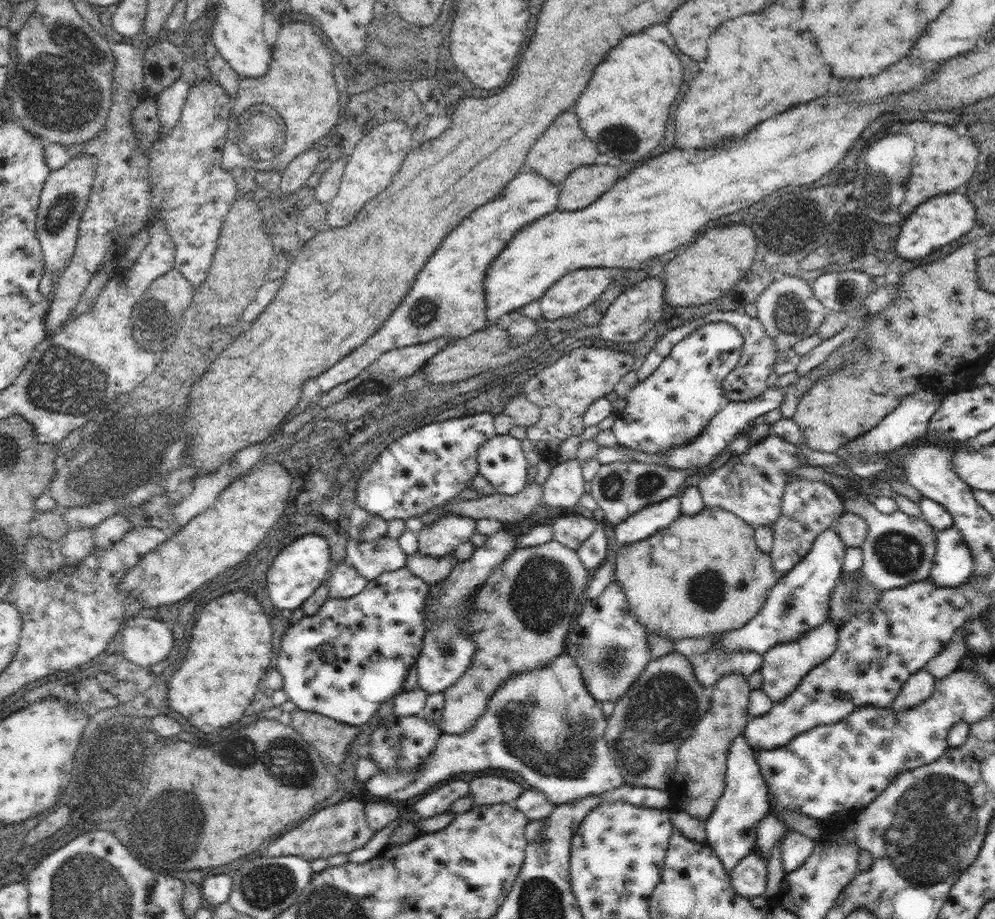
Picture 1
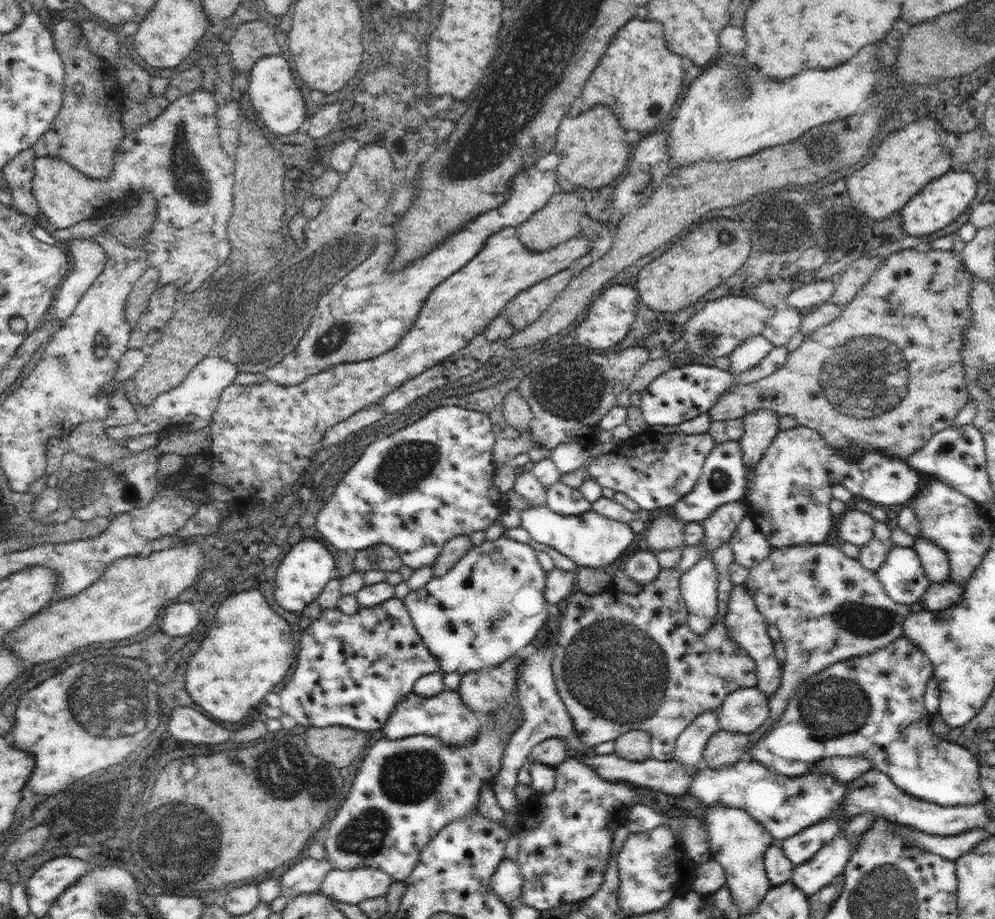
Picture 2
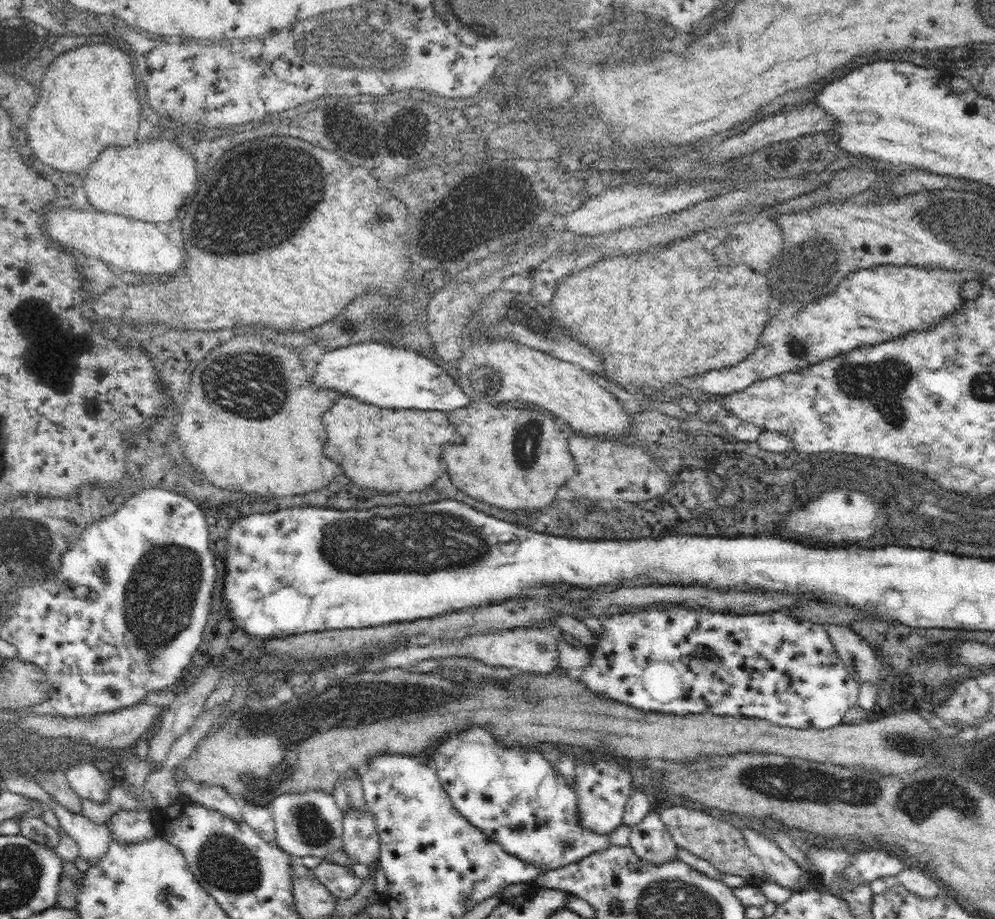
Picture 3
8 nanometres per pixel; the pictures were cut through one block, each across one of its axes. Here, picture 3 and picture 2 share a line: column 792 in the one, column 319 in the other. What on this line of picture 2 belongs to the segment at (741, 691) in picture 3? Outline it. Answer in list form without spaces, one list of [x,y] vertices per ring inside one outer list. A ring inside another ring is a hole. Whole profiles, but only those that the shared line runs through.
[[[396,597],[389,598],[382,604],[377,604],[372,608],[360,607],[359,611],[352,616],[344,614],[338,606],[332,609],[323,609],[316,621],[307,622],[304,625],[299,648],[297,650],[297,659],[294,662],[296,667],[294,675],[290,682],[284,686],[284,689],[278,693],[278,696],[280,696],[281,713],[290,715],[290,717],[296,720],[297,724],[304,724],[304,726],[314,726],[316,728],[340,726],[364,730],[364,732],[366,730],[378,730],[378,728],[382,728],[384,724],[387,724],[388,718],[394,712],[394,708],[404,699],[404,696],[413,693],[414,684],[416,684],[420,677],[440,672],[438,659],[429,651],[429,648],[424,644],[424,641],[418,634],[406,605]]]

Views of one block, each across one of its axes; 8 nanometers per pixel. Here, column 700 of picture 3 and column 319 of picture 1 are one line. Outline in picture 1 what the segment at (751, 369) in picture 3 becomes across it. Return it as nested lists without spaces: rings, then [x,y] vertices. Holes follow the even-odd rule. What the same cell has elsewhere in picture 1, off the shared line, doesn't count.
[[[540,173],[518,174],[494,200],[480,206],[464,218],[440,244],[434,256],[424,264],[412,290],[402,300],[392,316],[364,344],[350,351],[334,366],[315,379],[322,392],[352,380],[380,355],[393,349],[423,344],[448,336],[452,341],[467,338],[487,326],[487,306],[484,281],[488,268],[522,228],[542,216],[558,210],[560,186]],[[492,248],[492,250],[490,250]]]

